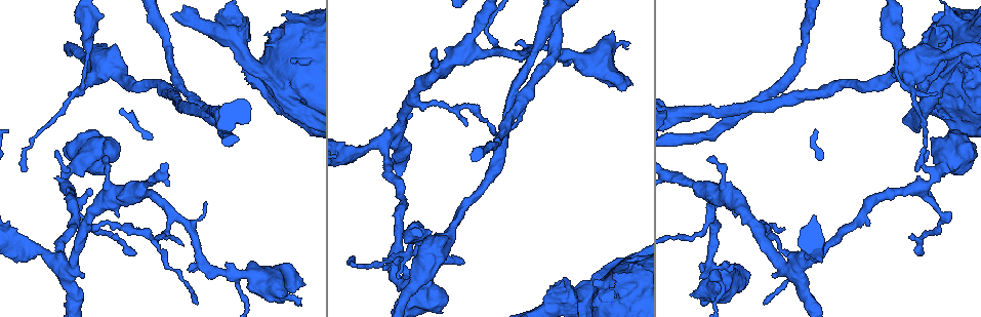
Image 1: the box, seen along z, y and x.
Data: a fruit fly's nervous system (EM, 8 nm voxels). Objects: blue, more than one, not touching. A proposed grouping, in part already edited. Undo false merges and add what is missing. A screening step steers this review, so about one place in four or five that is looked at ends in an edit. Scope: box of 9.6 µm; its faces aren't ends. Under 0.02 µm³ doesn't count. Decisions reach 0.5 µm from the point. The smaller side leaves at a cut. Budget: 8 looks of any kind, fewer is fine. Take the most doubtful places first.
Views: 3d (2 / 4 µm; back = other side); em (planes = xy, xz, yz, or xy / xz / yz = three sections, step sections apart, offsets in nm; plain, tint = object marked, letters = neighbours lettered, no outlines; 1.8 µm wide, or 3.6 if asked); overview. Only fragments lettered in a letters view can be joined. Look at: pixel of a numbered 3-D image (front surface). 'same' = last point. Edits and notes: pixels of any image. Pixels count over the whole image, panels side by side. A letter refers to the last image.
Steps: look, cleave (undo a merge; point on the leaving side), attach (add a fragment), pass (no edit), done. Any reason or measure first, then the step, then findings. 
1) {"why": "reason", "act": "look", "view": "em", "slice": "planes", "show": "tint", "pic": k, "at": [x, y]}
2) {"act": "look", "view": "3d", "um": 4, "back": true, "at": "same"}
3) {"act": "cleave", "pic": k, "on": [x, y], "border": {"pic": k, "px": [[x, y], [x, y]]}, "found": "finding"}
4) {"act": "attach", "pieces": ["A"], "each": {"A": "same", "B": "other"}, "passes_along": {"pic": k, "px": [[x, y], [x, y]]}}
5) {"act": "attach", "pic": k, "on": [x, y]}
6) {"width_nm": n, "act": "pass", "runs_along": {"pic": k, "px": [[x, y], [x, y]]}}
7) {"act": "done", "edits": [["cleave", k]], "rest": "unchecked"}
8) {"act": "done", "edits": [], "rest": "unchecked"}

{"why": "calibre changes", "act": "look", "view": "em", "slice": "planes", "show": "tint", "pic": 1, "at": [913, 91]}

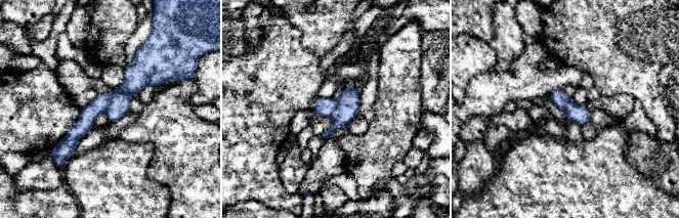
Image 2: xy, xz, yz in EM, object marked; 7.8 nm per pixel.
{"why": "see the neighbours", "act": "look", "view": "em", "slice": "planes", "show": "letters", "at": "same"}

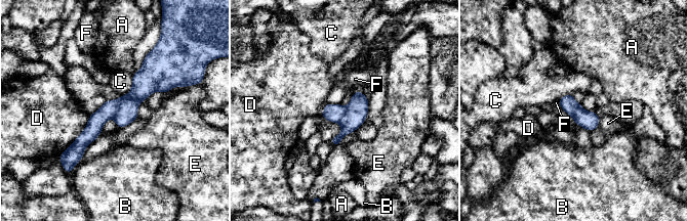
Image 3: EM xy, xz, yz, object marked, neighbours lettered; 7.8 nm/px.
{"width_nm": 140, "longest_contact_nm": ["D", 400], "act": "cleave", "pic": 3, "on": [148, 80], "each": {"A": "other", "B": "other", "C": "other", "D": "other", "E": "other", "F": "other"}, "found": "two neurons meet here"}

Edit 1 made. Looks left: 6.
{"why": "sharp bend", "act": "look", "view": "3d", "um": 4, "back": true, "pic": 1, "at": [306, 94]}

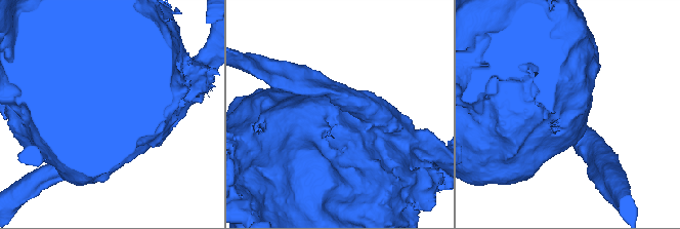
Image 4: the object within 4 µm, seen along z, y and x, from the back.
{"act": "look", "view": "em", "um": 3.6, "slice": "planes", "show": "letters", "pic": 4, "at": [338, 116]}

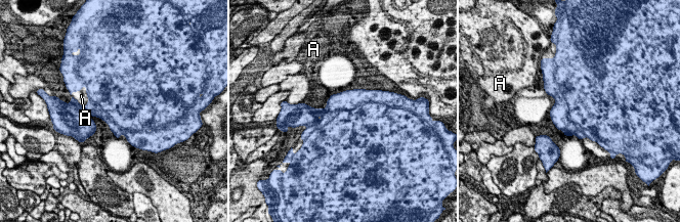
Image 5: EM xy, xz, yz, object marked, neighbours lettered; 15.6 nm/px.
{"width_nm": 700, "act": "cleave", "pic": 5, "on": [303, 115], "each": {"A": "other"}, "border": {"pic": 5, "px": [[320, 120], [310, 127]]}, "found": "a second neuron is stuck on"}

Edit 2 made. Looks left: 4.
{"why": "sudden change in width", "act": "look", "view": "3d", "um": 4, "pic": 1, "at": [293, 23]}

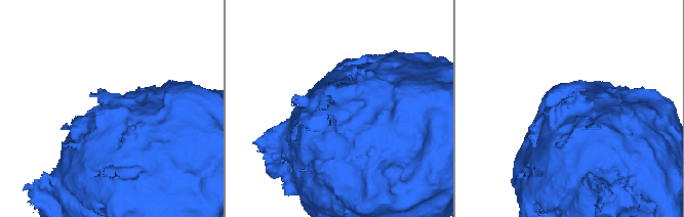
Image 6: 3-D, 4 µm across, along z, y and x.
{"act": "look", "view": "em", "slice": "planes", "show": "plain", "pic": 6, "at": [575, 105]}

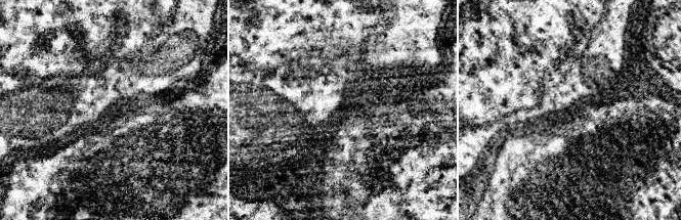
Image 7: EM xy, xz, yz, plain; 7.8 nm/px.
{"why": "see the neighbours", "act": "look", "view": "em", "slice": "planes", "show": "letters", "at": "same"}

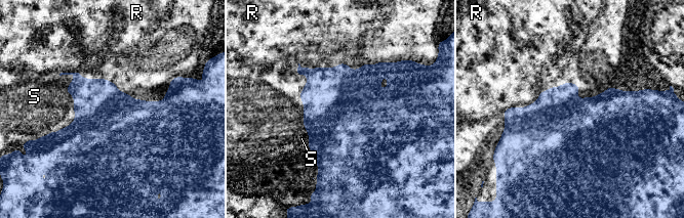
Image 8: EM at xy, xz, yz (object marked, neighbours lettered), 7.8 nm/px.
{"act": "pass", "each": {"R": "other", "S": "other"}, "found": "one neuron here"}

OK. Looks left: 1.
{"act": "done", "edits": [["cleave", 3], ["cleave", 5]], "rest": "unchecked"}

